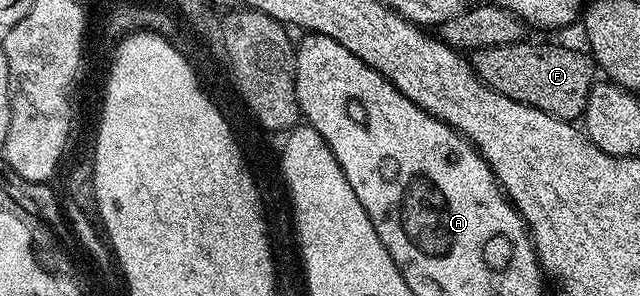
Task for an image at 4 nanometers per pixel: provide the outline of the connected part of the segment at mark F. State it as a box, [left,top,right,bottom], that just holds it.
[472,44,594,122]

